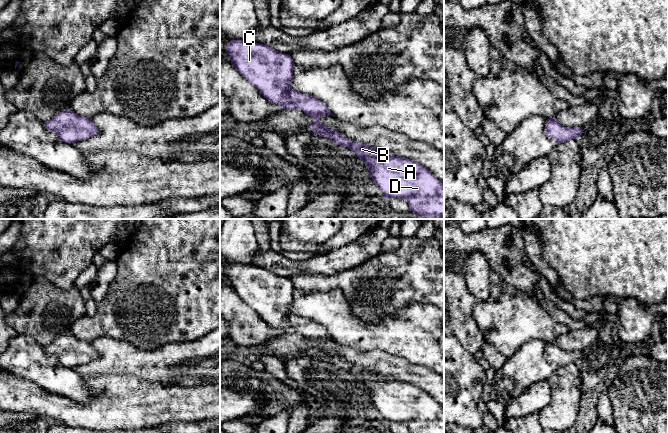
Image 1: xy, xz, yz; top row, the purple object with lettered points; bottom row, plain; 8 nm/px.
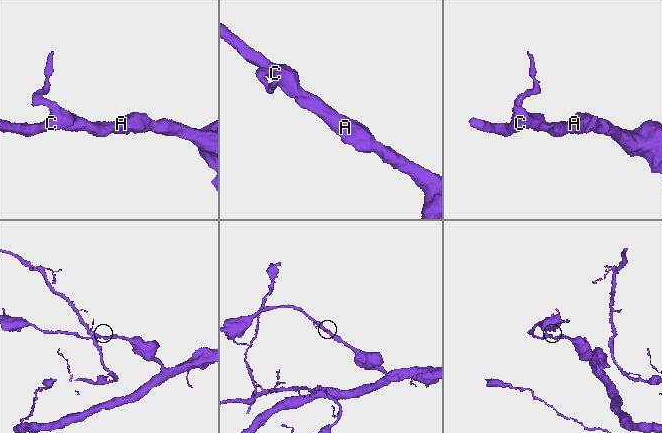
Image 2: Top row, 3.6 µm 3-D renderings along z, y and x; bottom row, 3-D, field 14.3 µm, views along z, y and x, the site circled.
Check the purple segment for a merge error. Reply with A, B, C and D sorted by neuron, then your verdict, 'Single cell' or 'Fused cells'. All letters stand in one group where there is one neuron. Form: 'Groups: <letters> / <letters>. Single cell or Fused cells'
Groups: A B C D. Single cell

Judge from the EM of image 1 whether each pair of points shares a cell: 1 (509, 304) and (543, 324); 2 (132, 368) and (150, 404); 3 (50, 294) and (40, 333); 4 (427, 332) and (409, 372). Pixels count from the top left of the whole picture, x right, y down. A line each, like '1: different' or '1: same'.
1: same
2: different
3: same
4: different

